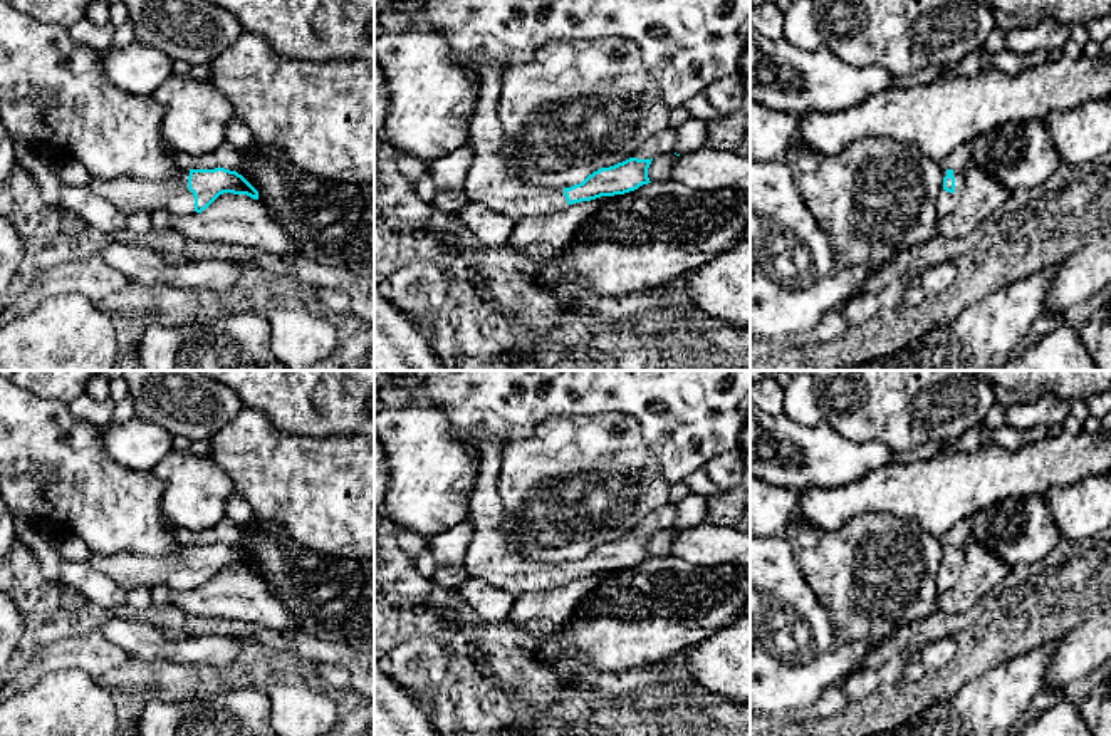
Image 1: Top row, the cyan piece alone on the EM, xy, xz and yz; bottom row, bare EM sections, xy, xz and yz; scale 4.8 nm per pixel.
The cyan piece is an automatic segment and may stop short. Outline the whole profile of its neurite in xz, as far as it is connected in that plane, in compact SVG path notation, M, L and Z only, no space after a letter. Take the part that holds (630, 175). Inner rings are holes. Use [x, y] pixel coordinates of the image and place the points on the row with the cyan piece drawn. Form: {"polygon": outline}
{"polygon": "M482 64L478 74L478 101L468 122L468 143L473 151L465 191L468 203L483 205L507 215L517 223L529 216L556 213L569 205L601 196L624 194L651 183L651 159L629 158L601 168L582 183L564 189L532 188L512 176L500 156L503 131L497 114L500 72Z"}

